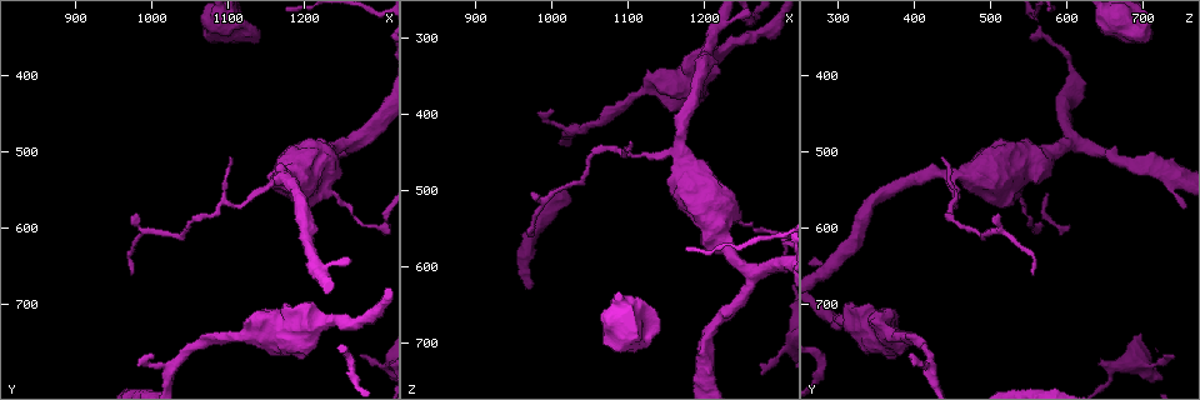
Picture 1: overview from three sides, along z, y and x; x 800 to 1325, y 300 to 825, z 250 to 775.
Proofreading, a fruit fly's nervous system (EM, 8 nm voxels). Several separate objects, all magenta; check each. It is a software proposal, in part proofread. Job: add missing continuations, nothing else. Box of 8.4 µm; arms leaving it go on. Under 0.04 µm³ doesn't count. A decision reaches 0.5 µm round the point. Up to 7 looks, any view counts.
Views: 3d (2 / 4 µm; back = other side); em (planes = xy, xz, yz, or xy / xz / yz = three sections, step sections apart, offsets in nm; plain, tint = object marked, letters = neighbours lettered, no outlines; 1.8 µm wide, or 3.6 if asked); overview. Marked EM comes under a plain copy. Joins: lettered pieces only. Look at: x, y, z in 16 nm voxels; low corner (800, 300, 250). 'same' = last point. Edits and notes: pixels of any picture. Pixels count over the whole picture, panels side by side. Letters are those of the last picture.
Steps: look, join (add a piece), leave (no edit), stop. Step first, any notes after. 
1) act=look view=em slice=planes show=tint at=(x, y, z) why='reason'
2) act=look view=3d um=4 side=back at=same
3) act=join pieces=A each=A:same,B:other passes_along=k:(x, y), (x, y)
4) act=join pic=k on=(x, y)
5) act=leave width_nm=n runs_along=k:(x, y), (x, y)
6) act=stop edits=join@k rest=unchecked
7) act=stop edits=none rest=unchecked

act=look view=em slice=planes show=letters at=(1140, 340, 670) why='thick end'

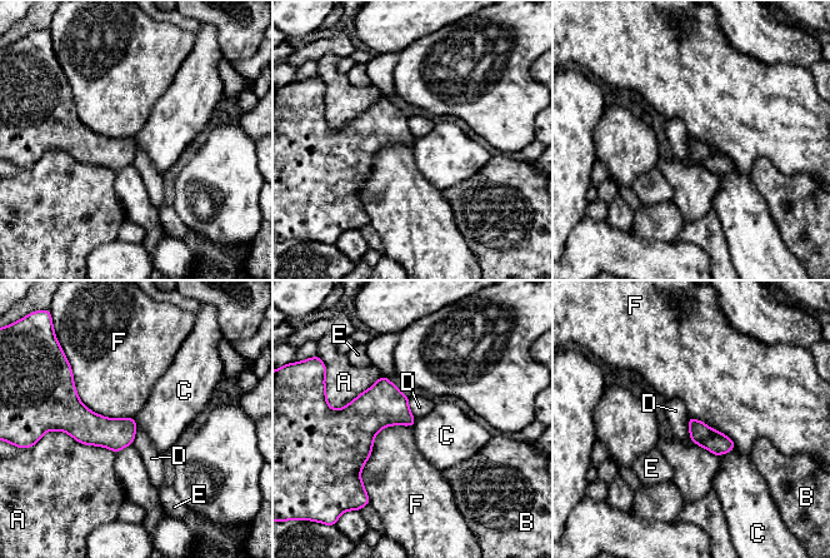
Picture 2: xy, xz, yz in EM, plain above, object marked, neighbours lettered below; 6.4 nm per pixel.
act=leave each=A:other,B:other,C:other,D:other,E:other,F:other border=2:(411, 426), (375, 436), (368, 496) found='no lettered piece goes on from it'

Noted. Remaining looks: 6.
act=look view=em slice=planes show=letters at=(1215, 695, 315) why='stops while still wide'

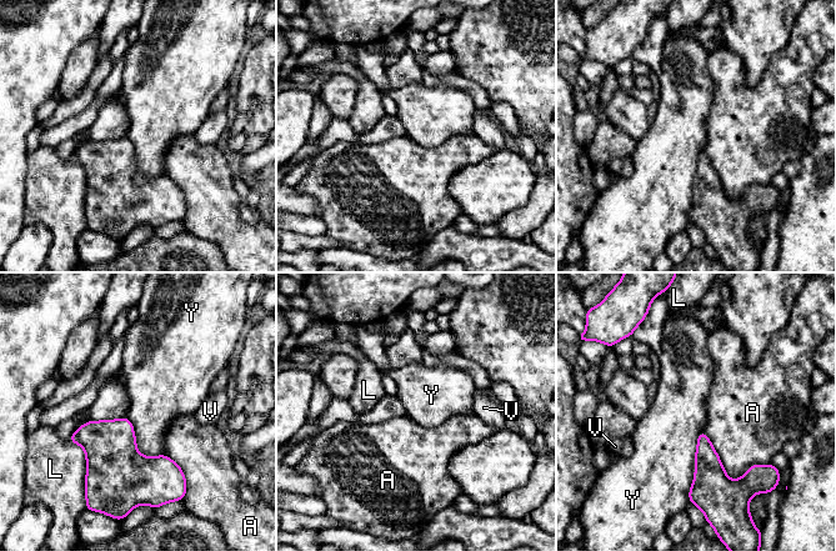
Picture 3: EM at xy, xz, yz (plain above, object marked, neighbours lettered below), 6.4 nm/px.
act=leave each=A:other,L:other,V:other,Y:other border=3:(702, 430), (687, 499) found='no lettered piece goes on from it'

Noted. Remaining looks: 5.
act=look view=em slice=yz step=8 show=letters at=(1000, 770, 395) why='thin end'

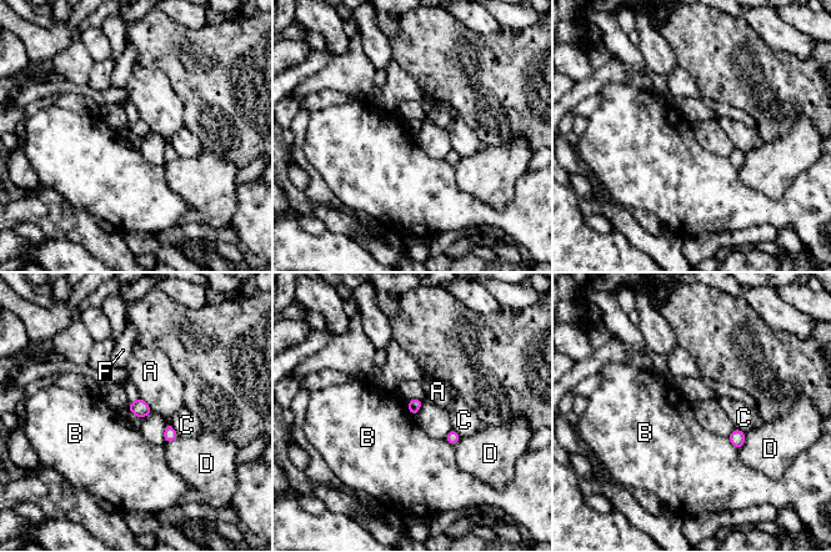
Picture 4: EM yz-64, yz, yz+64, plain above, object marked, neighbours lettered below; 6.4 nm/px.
act=leave each=A:other,B:other,C:other,D:other,F:other border=4:(727, 436), (737, 450) found='none of them fits'

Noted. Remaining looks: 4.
act=stop edits=none rest=unchecked

